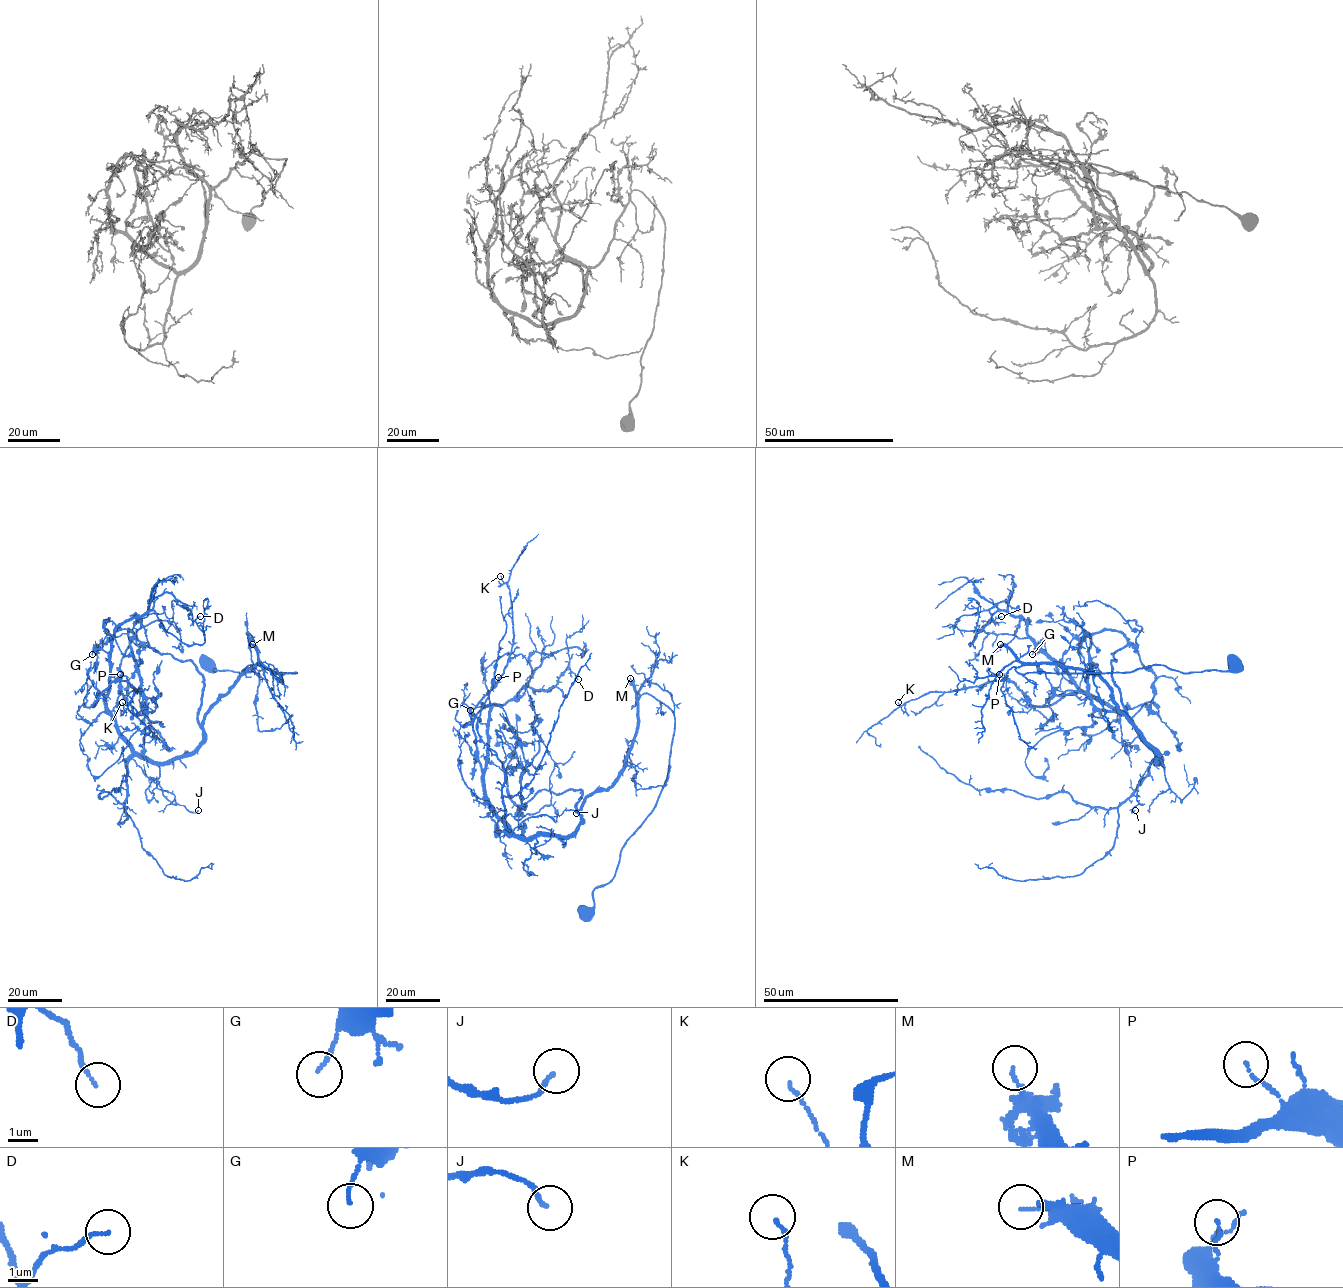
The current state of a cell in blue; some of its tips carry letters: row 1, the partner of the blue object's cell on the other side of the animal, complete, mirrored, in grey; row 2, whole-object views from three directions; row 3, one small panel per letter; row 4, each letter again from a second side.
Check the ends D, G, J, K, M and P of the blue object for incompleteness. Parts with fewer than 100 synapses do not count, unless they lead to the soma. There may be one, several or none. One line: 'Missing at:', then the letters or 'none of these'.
Missing at: M

